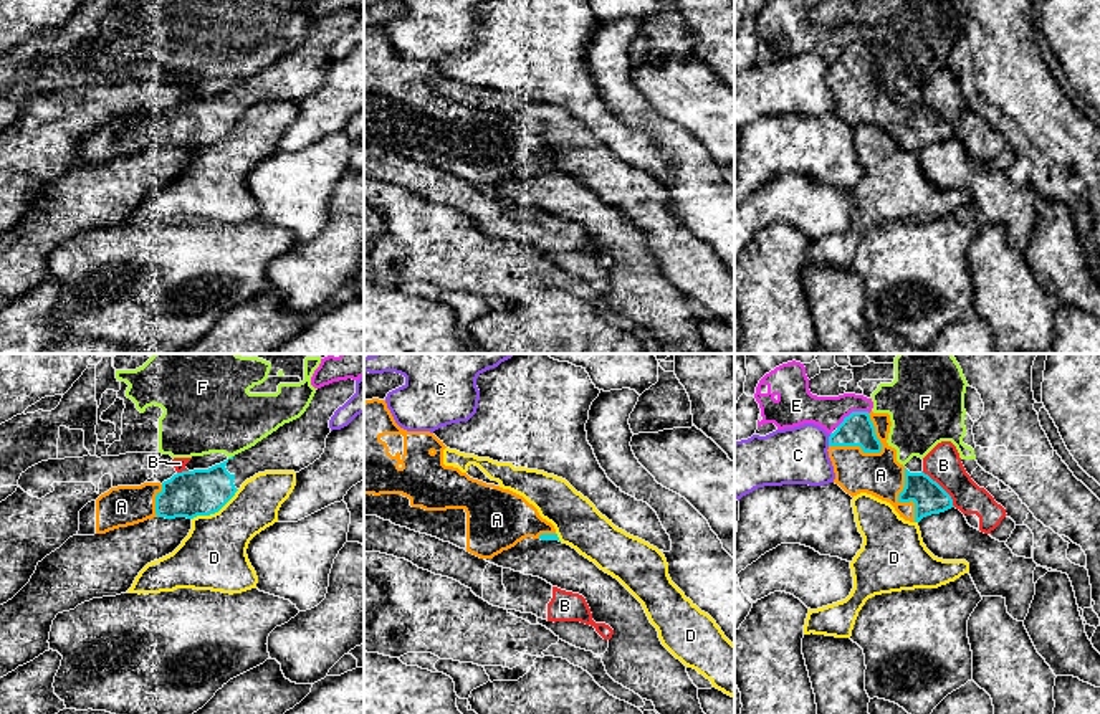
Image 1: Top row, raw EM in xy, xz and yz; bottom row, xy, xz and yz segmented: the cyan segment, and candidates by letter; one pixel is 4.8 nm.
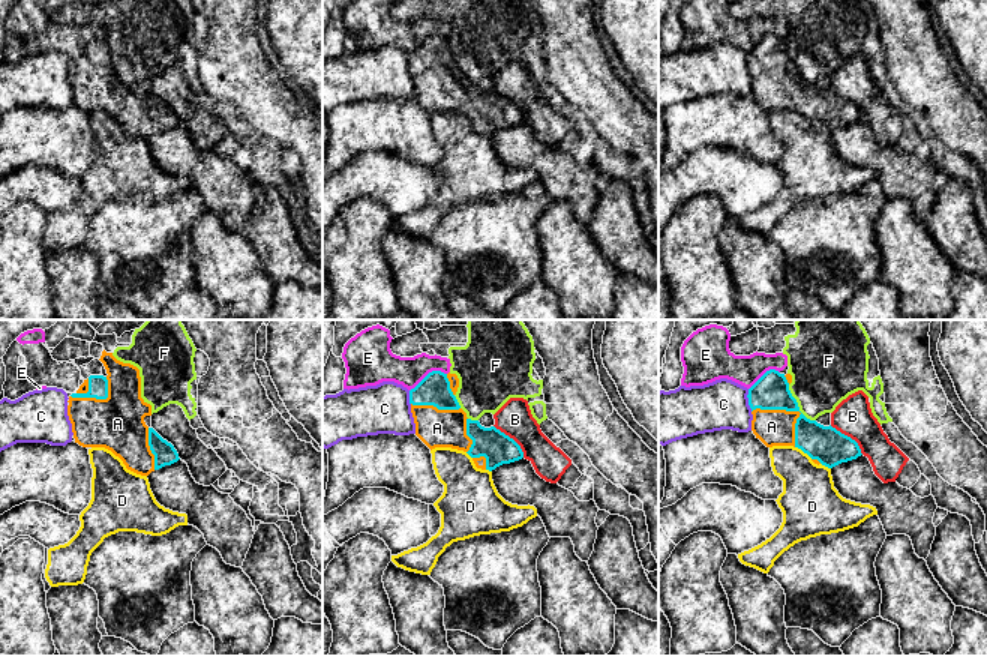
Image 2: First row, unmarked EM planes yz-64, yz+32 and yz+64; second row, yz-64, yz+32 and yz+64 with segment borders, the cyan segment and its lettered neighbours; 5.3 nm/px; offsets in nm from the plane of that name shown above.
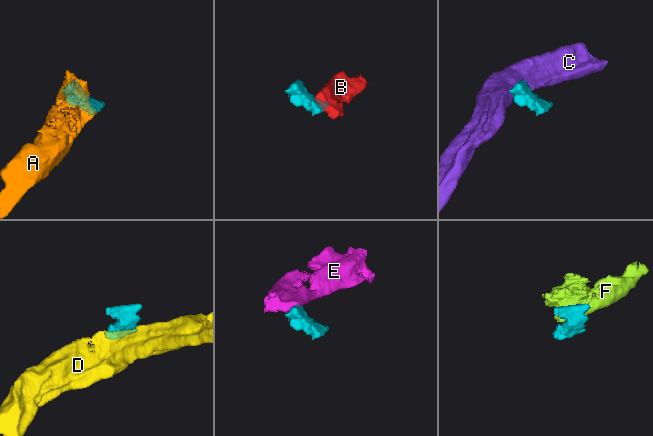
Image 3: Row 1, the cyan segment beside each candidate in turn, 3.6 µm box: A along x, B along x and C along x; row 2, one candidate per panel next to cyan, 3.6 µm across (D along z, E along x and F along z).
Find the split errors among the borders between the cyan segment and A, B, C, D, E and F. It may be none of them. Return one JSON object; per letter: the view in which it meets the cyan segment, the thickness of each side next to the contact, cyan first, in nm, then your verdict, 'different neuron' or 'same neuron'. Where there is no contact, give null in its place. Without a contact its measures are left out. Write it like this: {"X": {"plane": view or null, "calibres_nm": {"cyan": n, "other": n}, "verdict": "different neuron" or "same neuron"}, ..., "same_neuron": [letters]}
{"A": {"plane": "yz", "calibres_nm": {"cyan": 160, "other": 220}, "verdict": "same neuron"}, "B": {"plane": "yz", "calibres_nm": {"cyan": 160, "other": 180}, "verdict": "different neuron"}, "C": {"plane": "yz", "calibres_nm": {"cyan": 160, "other": 280}, "verdict": "different neuron"}, "D": {"plane": "xy", "calibres_nm": {"cyan": 220, "other": 320}, "verdict": "different neuron"}, "E": {"plane": "yz", "calibres_nm": {"cyan": 160, "other": 160}, "verdict": "different neuron"}, "F": {"plane": "xy", "calibres_nm": {"cyan": 220, "other": 400}, "verdict": "different neuron"}, "same_neuron": ["A"]}

